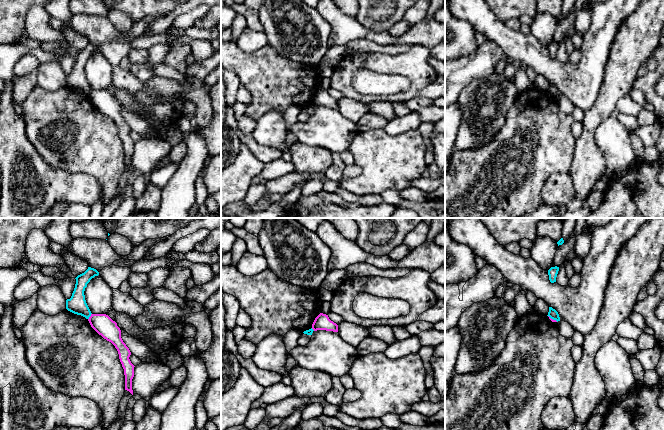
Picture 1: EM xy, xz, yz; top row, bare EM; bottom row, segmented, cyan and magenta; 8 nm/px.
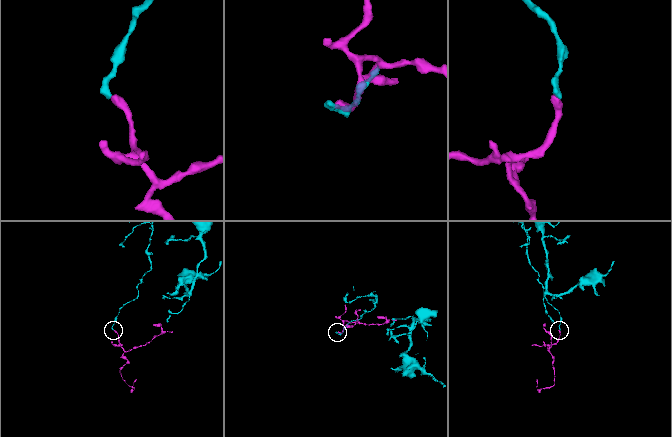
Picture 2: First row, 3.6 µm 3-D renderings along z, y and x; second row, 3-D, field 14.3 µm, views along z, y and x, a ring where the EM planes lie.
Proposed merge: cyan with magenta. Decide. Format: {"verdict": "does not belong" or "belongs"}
{"verdict": "does not belong"}

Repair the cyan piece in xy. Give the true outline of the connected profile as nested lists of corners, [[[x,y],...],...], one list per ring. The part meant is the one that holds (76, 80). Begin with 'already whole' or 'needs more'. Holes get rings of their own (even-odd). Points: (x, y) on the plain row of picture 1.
already whole; [[[88,43],[84,49],[75,54],[76,60],[72,72],[66,76],[66,85],[68,87],[89,95],[92,89],[86,79],[84,67],[90,56],[98,51],[99,48],[96,45]]]

